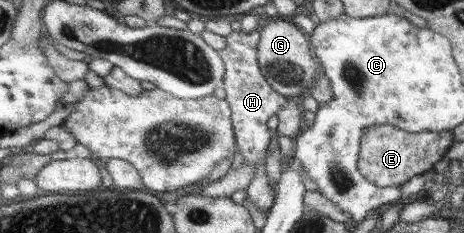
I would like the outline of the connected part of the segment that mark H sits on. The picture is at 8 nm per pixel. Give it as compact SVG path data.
M259 29L248 32L231 32L225 37L226 47L218 51L223 61L222 89L225 100L231 110L231 125L234 127L235 149L240 152L244 165L253 168L253 178L245 189L249 200L267 215L268 208L272 205L274 187L269 185L265 174L265 157L267 147L271 143L271 131L266 127L266 120L274 115L281 105L288 99L276 93L267 83L265 77L260 73L257 64L257 43L259 40Z

